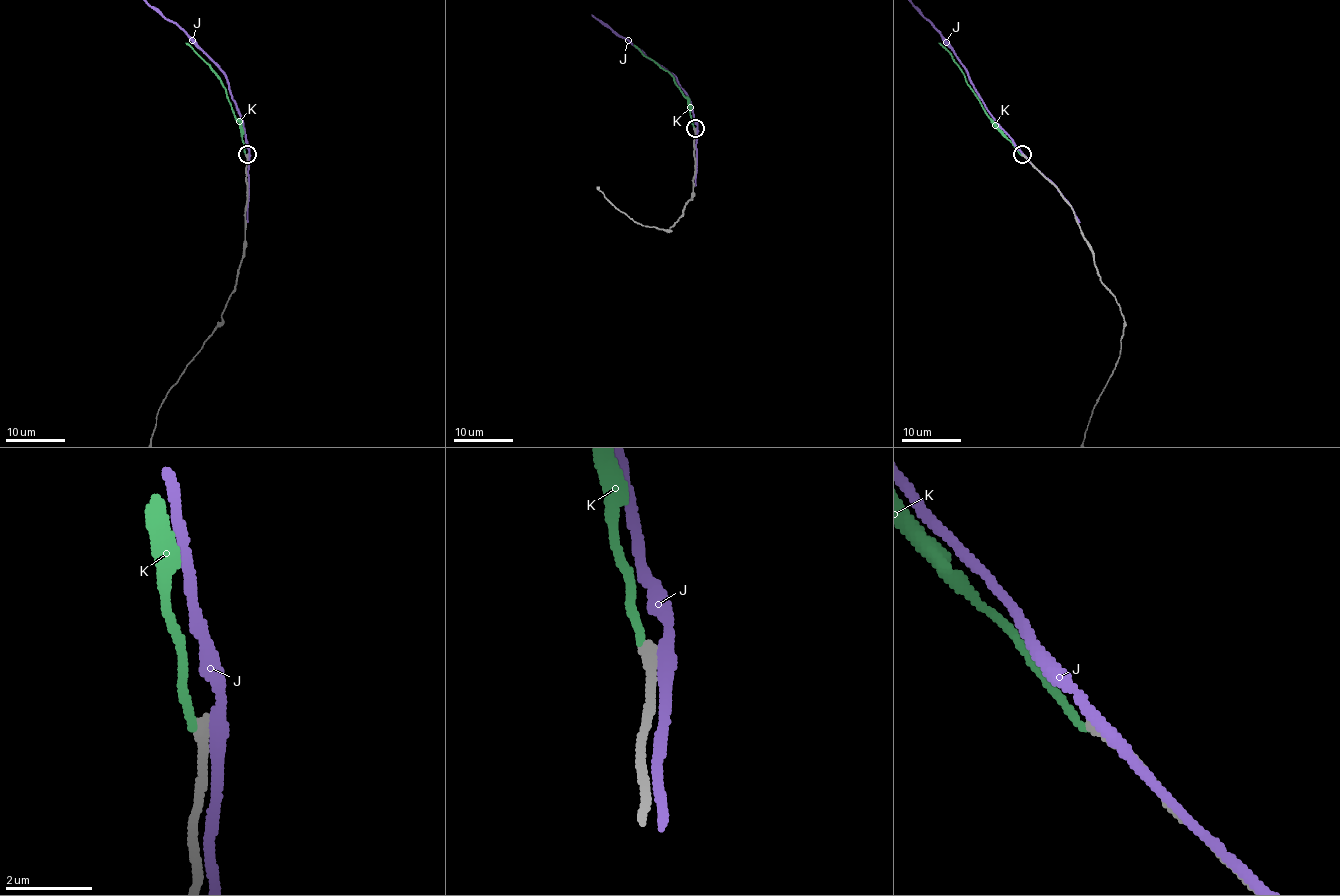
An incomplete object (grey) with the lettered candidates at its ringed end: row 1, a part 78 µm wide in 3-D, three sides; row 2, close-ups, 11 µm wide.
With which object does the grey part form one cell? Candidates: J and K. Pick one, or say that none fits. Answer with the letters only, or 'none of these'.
none of these

